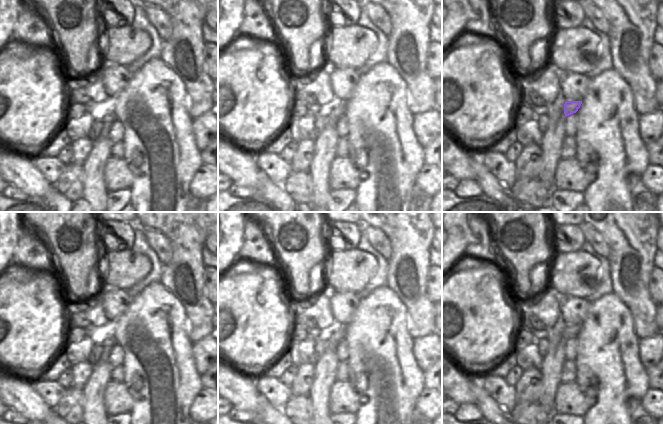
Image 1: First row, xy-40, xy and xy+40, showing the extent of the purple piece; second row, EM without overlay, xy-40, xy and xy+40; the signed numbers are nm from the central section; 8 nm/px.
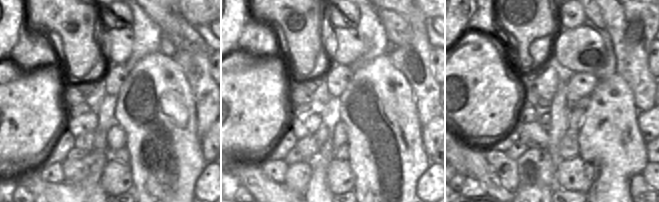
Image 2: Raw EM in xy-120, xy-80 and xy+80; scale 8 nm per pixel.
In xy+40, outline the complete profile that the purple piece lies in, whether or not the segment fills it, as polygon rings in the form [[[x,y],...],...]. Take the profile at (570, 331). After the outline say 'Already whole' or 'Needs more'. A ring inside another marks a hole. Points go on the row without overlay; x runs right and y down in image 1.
[[[566,325],[564,328],[564,338],[569,340],[573,337],[576,337],[580,332],[582,325]]]. Already whole.

